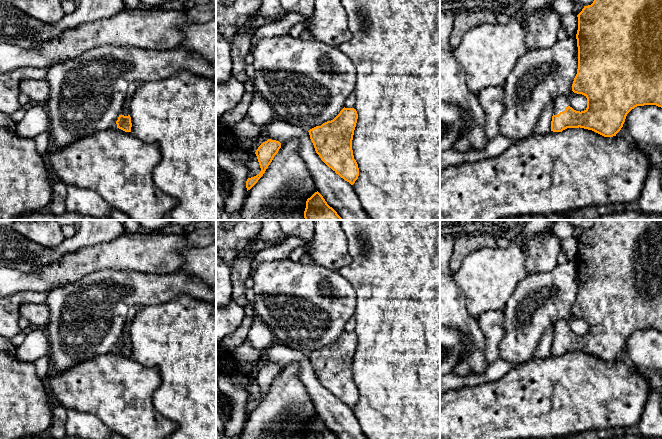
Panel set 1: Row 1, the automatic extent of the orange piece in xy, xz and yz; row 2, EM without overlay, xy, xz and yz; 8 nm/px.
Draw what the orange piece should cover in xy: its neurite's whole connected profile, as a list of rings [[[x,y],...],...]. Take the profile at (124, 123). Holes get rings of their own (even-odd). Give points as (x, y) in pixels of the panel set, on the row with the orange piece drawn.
[[[119,115],[118,120],[116,121],[117,128],[125,131],[125,132],[131,132],[131,117],[130,115],[124,116],[124,115]]]

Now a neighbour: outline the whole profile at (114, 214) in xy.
[[[111,209],[106,220],[130,220],[124,213],[119,210]]]

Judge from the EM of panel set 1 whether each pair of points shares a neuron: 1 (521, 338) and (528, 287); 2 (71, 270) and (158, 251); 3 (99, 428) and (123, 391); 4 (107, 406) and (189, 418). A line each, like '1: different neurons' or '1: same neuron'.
1: same neuron
2: same neuron
3: different neurons
4: different neurons

